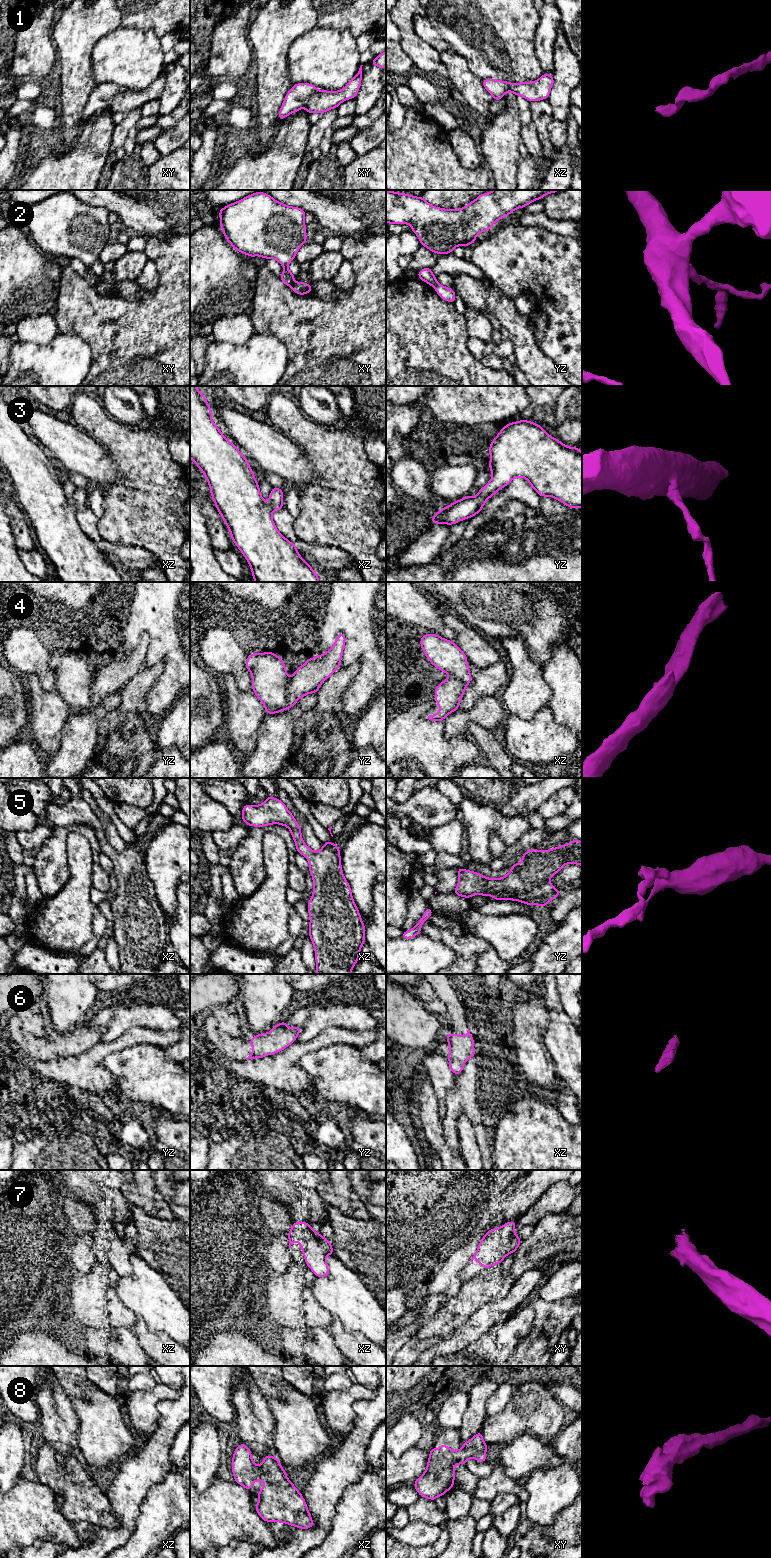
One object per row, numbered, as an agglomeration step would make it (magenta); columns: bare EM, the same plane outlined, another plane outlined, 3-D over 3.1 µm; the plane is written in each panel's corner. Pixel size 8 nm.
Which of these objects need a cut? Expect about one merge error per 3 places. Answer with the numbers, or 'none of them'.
2, 4

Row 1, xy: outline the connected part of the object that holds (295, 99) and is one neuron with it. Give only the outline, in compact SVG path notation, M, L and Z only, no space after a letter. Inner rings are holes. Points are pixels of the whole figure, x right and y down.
M362 66L354 78L339 91L318 90L310 83L297 83L286 94L278 114L279 120L303 107L310 113L324 113L357 95L362 79Z

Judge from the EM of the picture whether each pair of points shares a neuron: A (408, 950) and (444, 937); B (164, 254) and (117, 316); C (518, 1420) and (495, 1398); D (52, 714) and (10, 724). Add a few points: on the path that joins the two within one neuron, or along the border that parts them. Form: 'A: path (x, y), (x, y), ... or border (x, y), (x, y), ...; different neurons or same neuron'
A: border (421, 932), (432, 939), (446, 944), (454, 952); different neurons
B: path (165, 274), (165, 288), (137, 316); same neuron
C: border (515, 1388), (508, 1403), (498, 1413), (487, 1416); different neurons
D: border (28, 696), (27, 722); different neurons

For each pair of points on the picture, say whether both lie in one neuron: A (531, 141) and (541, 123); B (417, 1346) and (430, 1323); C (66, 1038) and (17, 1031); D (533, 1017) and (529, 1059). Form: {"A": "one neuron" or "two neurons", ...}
{"A": "two neurons", "B": "two neurons", "C": "one neuron", "D": "one neuron"}

